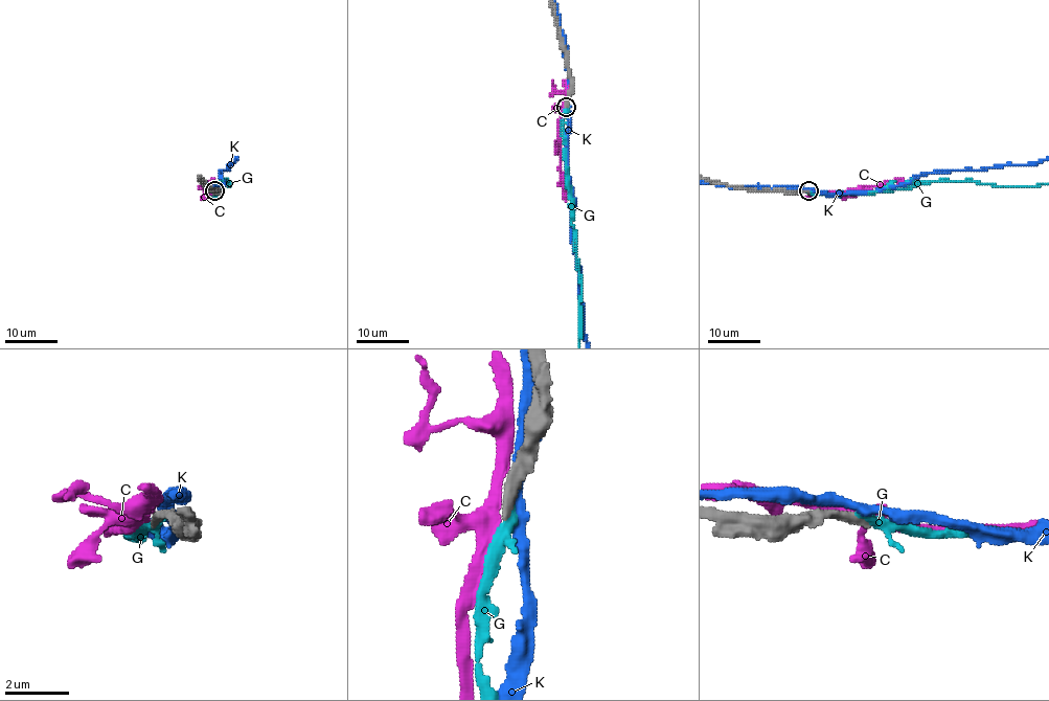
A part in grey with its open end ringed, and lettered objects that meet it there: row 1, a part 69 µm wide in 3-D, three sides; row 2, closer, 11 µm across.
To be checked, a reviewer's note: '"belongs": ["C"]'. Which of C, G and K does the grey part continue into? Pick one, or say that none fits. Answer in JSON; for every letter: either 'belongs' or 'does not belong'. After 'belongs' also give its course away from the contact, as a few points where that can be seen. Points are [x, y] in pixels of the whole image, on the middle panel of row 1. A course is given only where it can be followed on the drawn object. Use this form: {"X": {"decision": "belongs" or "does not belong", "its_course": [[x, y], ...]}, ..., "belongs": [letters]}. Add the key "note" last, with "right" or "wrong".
{"C": {"decision": "does not belong"}, "G": {"decision": "belongs"}, "K": {"decision": "does not belong"}, "belongs": ["G"], "note": "wrong"}

